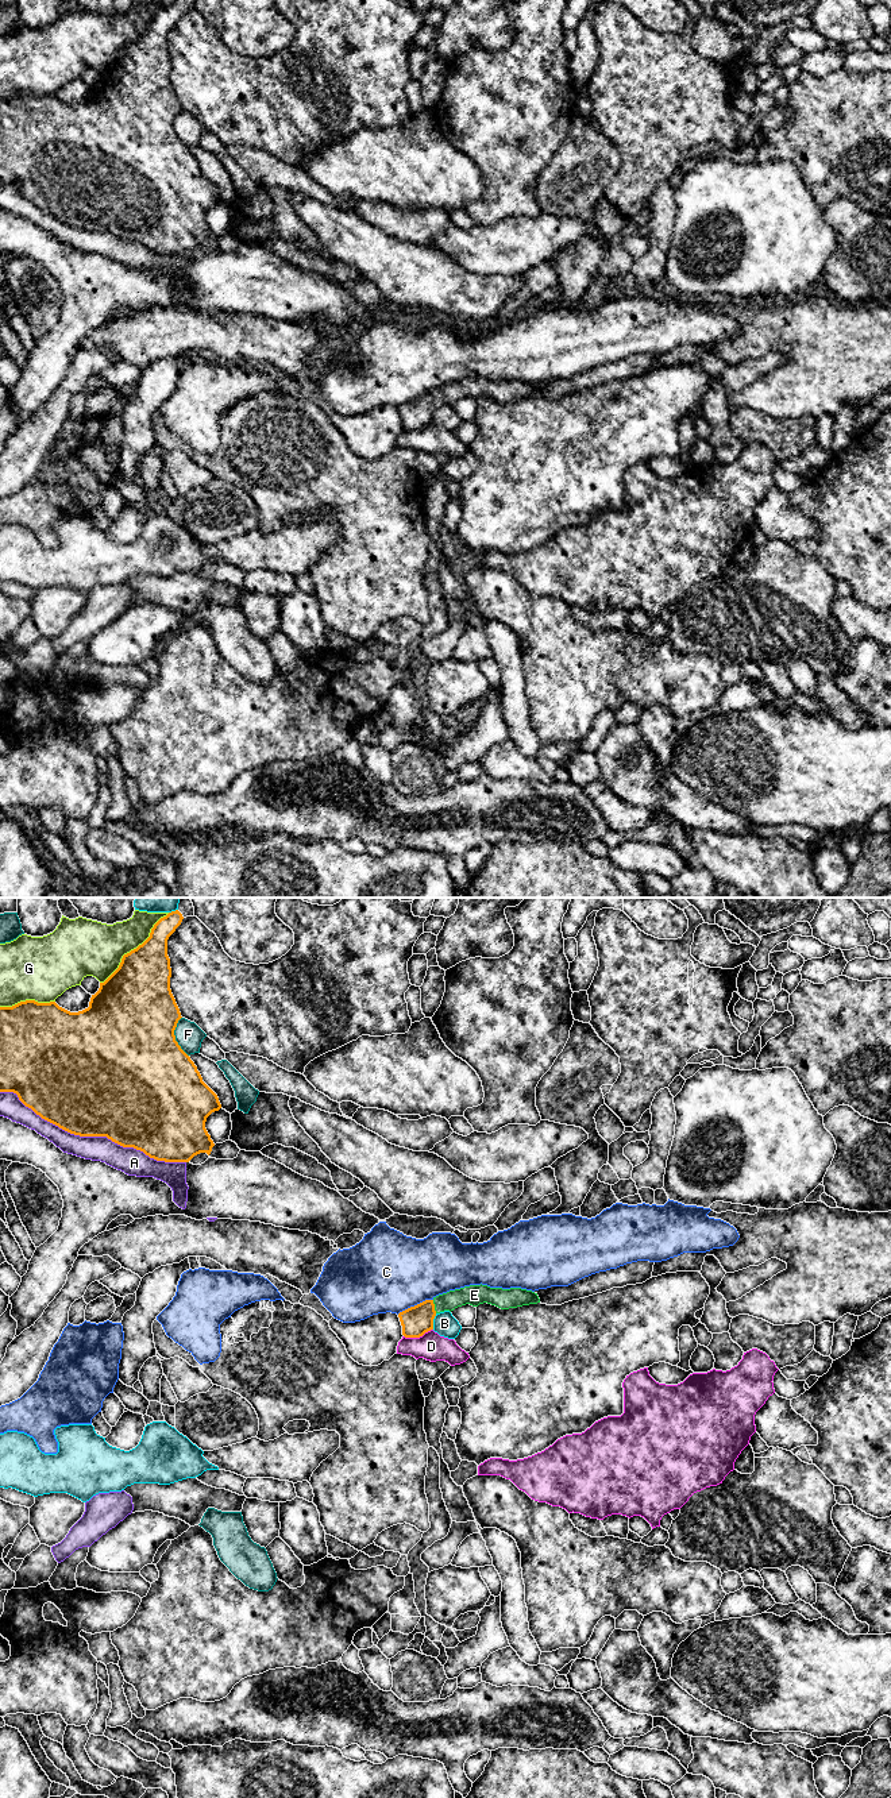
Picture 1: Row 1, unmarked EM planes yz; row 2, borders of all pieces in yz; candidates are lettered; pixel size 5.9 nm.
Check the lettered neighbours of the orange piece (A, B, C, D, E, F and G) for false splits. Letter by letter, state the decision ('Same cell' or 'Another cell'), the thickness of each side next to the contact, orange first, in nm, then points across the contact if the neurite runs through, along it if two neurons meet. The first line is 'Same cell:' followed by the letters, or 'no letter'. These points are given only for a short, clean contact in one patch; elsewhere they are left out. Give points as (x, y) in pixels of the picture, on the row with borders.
Same cell: E
A: Another cell. Thickness 500 nm (orange) against 140 nm
B: Another cell. Thickness 180 nm (orange) against 140 nm
C: Another cell. Thickness 180 nm (orange) against 480 nm
D: Another cell. Thickness 180 nm (orange) against 170 nm
E: Same cell. Thickness 180 nm (orange) against 120 nm. Path across: yz (416, 1320), (434, 1307), (456, 1297), (473, 1295)
F: Another cell. Thickness 500 nm (orange) against 160 nm
G: Another cell. Thickness 380 nm (orange) against 320 nm

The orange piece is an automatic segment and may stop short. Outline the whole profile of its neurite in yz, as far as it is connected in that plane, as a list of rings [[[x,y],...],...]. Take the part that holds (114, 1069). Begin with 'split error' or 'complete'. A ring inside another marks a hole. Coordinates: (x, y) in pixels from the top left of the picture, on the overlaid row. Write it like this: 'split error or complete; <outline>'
complete; [[[176,910],[161,918],[151,929],[150,937],[136,949],[124,954],[119,968],[92,995],[89,1007],[70,1012],[55,1002],[38,1003],[35,1000],[20,1002],[12,1007],[0,1007],[0,1092],[14,1092],[19,1100],[31,1108],[42,1119],[59,1128],[80,1137],[107,1137],[123,1147],[134,1147],[150,1158],[165,1162],[189,1162],[194,1155],[207,1153],[215,1146],[205,1128],[207,1118],[221,1108],[217,1095],[202,1081],[197,1066],[176,1041],[174,1030],[182,1018],[170,989],[170,958],[167,956],[167,939],[181,925],[184,917]]]

